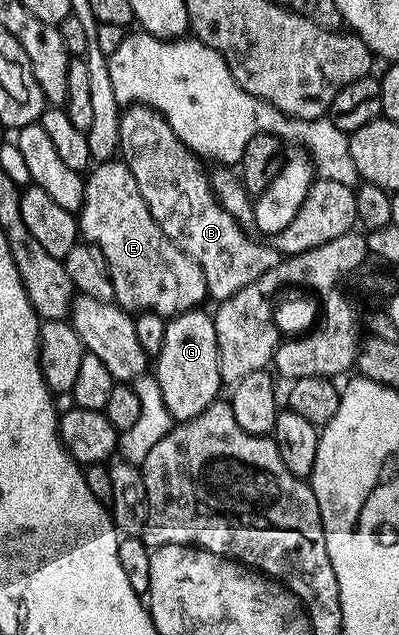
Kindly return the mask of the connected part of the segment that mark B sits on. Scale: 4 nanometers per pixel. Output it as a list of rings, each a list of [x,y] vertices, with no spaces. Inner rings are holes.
[[[128,105],[121,110],[118,151],[130,173],[134,173],[138,193],[142,193],[162,233],[166,233],[166,237],[177,243],[202,269],[208,294],[213,300],[234,297],[238,289],[250,285],[280,263],[282,256],[275,247],[259,238],[251,239],[249,232],[222,209],[212,191],[209,172],[200,168],[201,160],[189,151],[174,129],[170,129],[152,107]]]

